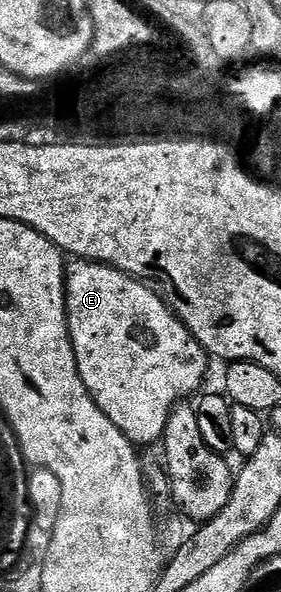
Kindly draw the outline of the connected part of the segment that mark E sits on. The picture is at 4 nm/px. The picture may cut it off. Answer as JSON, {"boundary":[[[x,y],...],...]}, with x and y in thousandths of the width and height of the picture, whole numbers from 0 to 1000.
{"boundary":[[[253,441],[235,453],[235,539],[299,655],[313,655],[356,696],[370,696],[480,755],[559,748],[591,730],[619,688],[658,681],[673,666],[701,667],[722,657],[740,610],[733,591],[612,529],[605,515],[466,463],[363,443]]]}

